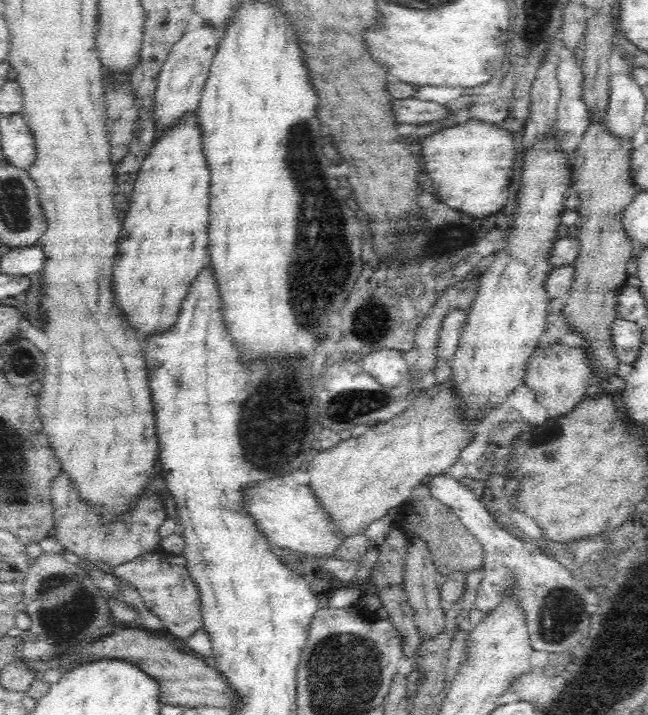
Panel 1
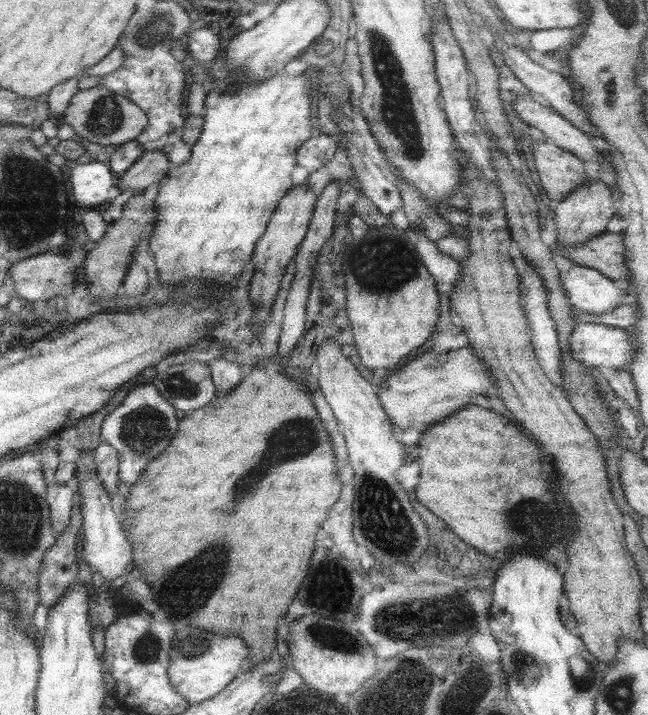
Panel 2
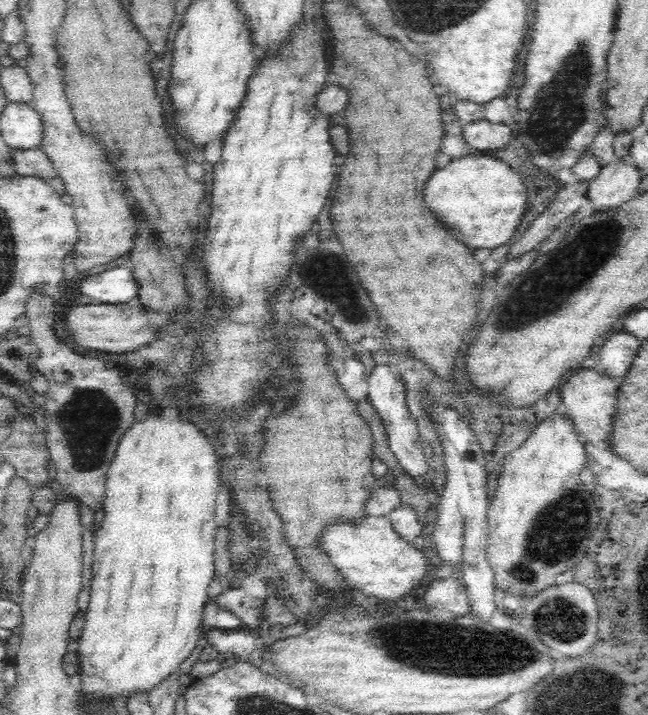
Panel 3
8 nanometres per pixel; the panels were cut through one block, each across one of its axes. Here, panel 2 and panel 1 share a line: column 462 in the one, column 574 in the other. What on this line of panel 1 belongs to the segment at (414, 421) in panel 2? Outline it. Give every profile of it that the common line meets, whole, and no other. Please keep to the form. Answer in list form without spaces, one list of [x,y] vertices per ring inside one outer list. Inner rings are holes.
[[[541,343],[535,348],[525,370],[525,384],[544,406],[549,417],[568,414],[586,396],[585,392],[593,383],[593,371],[589,365],[589,356],[583,347],[568,347],[564,343]]]

